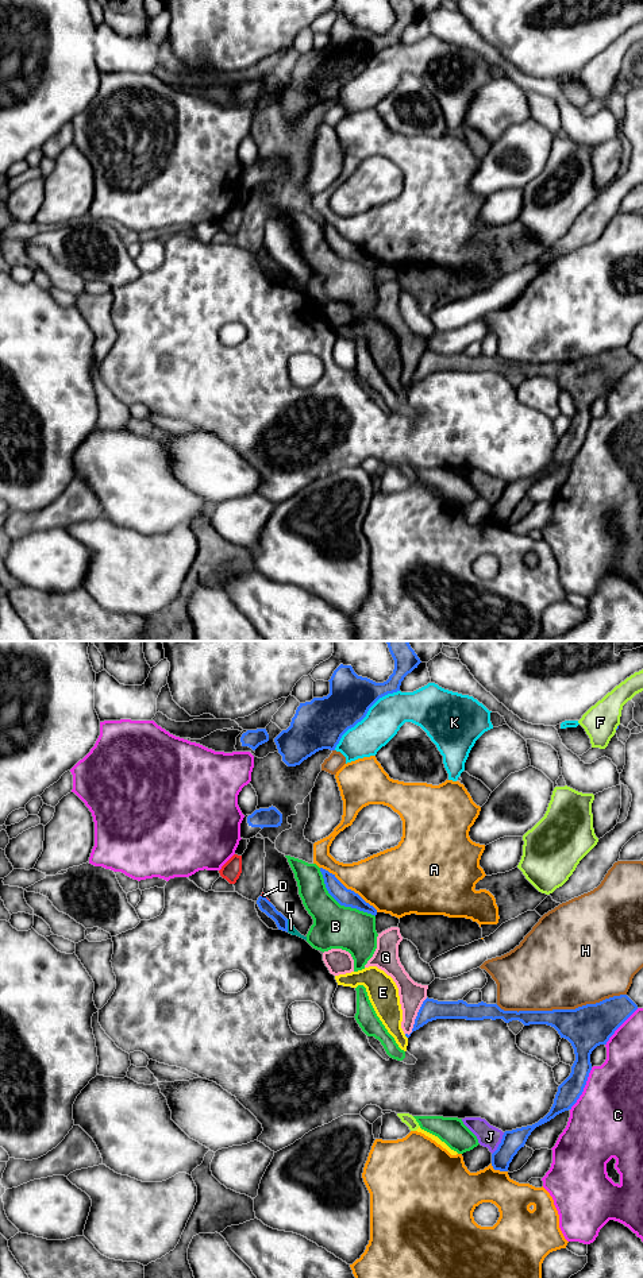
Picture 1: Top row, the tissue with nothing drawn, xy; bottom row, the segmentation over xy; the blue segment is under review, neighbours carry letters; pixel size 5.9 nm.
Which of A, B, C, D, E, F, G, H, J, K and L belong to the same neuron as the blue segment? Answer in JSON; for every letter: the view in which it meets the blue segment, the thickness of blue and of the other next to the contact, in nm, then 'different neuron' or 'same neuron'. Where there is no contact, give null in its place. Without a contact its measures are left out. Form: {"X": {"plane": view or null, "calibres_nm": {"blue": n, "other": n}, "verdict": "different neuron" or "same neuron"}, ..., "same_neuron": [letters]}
{"A": {"plane": "xy", "calibres_nm": {"blue": 110, "other": 360}, "verdict": "different neuron"}, "B": {"plane": "xy", "calibres_nm": {"blue": 110, "other": 260}, "verdict": "different neuron"}, "C": {"plane": "xy", "calibres_nm": {"blue": 140, "other": 440}, "verdict": "different neuron"}, "D": {"plane": "xy", "calibres_nm": {"blue": 80, "other": 20}, "verdict": "different neuron"}, "E": {"plane": "xy", "calibres_nm": {"blue": 130, "other": 170}, "verdict": "different neuron"}, "F": {"plane": "xy", "calibres_nm": {"blue": 20, "other": 200}, "verdict": "different neuron"}, "G": {"plane": "xy", "calibres_nm": {"blue": 130, "other": 150}, "verdict": "different neuron"}, "H": {"plane": "xy", "calibres_nm": {"blue": 260, "other": 500}, "verdict": "different neuron"}, "J": {"plane": "xy", "calibres_nm": {"blue": 130, "other": 130}, "verdict": "different neuron"}, "K": {"plane": "xy", "calibres_nm": {"blue": 280, "other": 220}, "verdict": "different neuron"}, "L": {"plane": "xy", "calibres_nm": {"blue": 80, "other": 50}, "verdict": "different neuron"}, "same_neuron": []}

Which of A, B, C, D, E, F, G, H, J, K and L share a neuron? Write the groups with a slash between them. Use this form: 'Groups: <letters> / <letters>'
Groups: A / B / C / D J L / E / F / G / H / K

